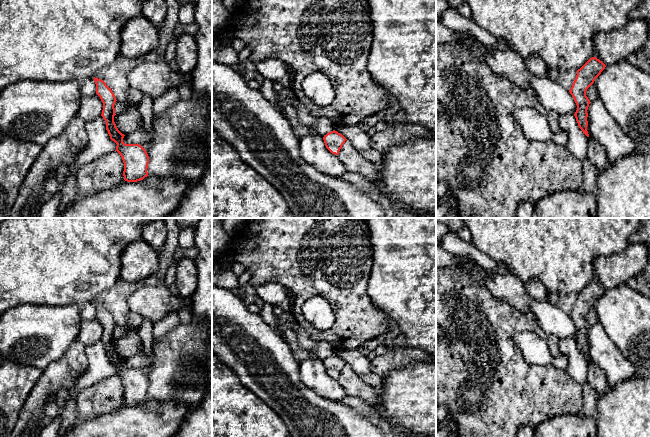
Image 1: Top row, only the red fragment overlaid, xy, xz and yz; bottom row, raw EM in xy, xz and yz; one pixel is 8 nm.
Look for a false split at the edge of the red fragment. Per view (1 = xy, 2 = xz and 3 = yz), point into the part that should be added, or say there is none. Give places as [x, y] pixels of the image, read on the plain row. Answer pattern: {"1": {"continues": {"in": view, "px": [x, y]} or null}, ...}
{"1": {"continues": null}, "2": {"continues": null}, "3": {"continues": null}}

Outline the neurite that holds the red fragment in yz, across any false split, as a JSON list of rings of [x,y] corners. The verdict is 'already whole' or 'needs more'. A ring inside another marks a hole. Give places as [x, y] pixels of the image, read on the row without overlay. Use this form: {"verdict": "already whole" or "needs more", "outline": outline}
{"verdict": "already whole", "outline": [[[596,281],[590,282],[580,293],[577,294],[576,302],[569,314],[577,329],[574,338],[579,352],[589,361],[588,350],[588,331],[590,324],[586,320],[587,313],[594,307],[595,303],[605,293],[606,289]]]}

